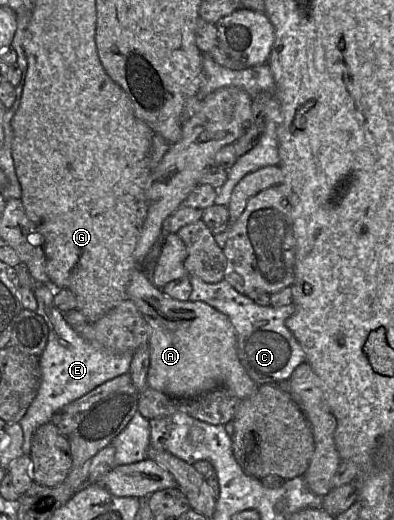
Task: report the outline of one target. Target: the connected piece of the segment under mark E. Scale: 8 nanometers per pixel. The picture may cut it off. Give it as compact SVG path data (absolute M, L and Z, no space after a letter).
M36 284L33 288L37 301L36 312L46 321L49 335L46 347L39 357L41 379L36 396L19 421L24 438L22 452L25 455L30 455L32 436L41 425L50 422L64 406L99 385L129 373L134 354L133 352L112 353L81 337L65 320L64 313L54 306L54 291L55 288L51 284Z

